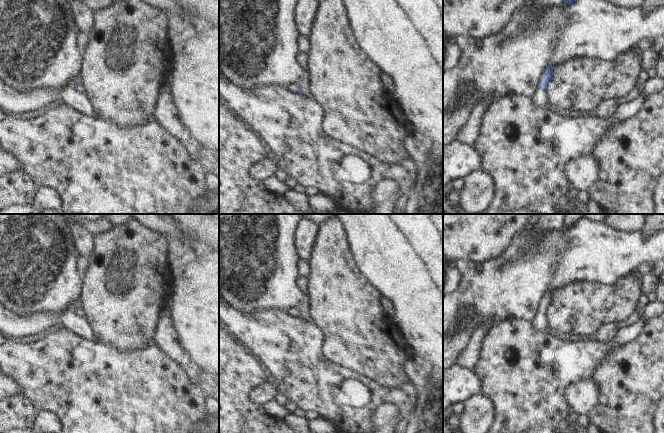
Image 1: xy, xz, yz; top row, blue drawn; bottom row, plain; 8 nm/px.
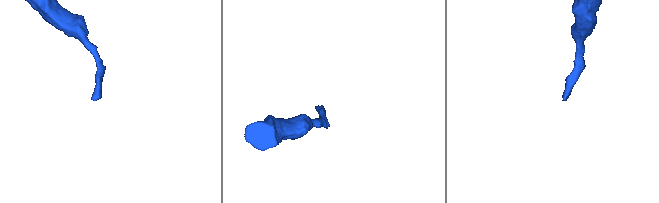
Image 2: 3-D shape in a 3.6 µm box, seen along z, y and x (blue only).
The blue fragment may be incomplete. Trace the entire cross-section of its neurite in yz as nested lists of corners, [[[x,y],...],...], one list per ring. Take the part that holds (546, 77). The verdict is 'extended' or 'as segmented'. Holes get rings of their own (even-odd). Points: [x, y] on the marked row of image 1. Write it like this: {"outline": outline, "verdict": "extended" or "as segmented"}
{"outline": [[[549,66],[540,80],[540,88],[533,94],[532,102],[538,108],[548,107],[548,96],[546,94],[546,87],[552,78],[552,72],[555,67]]], "verdict": "extended"}

